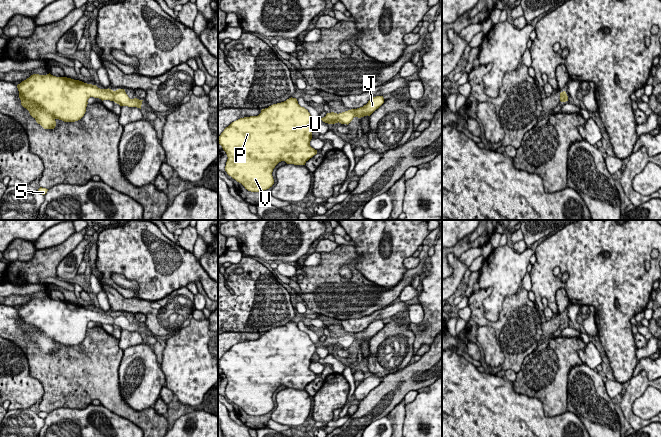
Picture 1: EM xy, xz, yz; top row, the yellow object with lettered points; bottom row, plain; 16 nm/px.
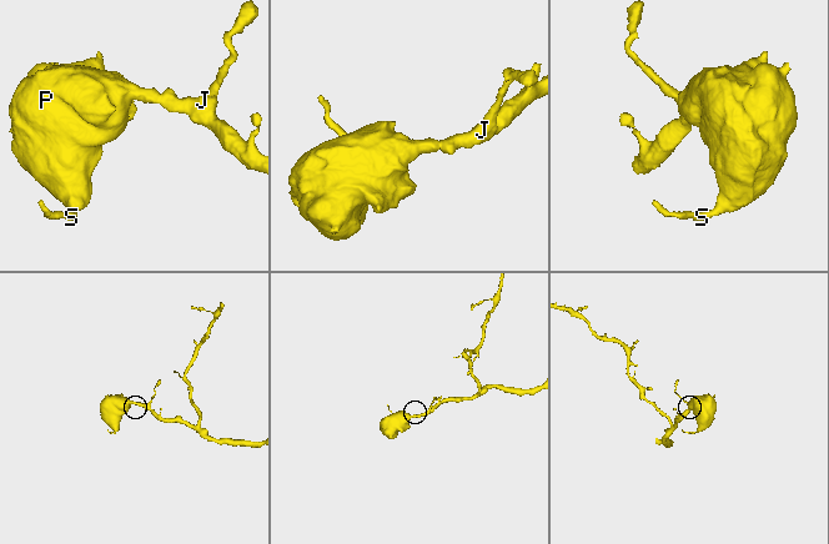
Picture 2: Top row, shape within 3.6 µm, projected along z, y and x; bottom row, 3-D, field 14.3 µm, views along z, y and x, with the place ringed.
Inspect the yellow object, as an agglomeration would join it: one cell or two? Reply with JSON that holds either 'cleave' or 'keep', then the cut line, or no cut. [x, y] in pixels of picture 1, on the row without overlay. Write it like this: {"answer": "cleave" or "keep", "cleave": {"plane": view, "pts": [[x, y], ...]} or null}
{"answer": "keep", "cleave": null}

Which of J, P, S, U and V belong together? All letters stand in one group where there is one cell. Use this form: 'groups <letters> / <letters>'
groups J P S U V

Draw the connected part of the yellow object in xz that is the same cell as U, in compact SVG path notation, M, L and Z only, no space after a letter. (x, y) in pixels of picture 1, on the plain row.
M292 321L284 326L262 333L258 340L240 342L226 351L219 360L219 368L228 381L225 395L248 415L261 416L267 414L274 408L272 396L279 386L285 385L287 388L305 389L310 382L317 378L317 374L310 370L314 353L316 353L315 343L307 333L298 328L296 322Z

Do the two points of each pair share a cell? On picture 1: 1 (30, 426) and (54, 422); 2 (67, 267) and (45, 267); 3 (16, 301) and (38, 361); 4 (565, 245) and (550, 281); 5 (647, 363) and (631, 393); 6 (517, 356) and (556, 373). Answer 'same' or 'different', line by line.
1: different
2: different
3: different
4: same
5: different
6: different

